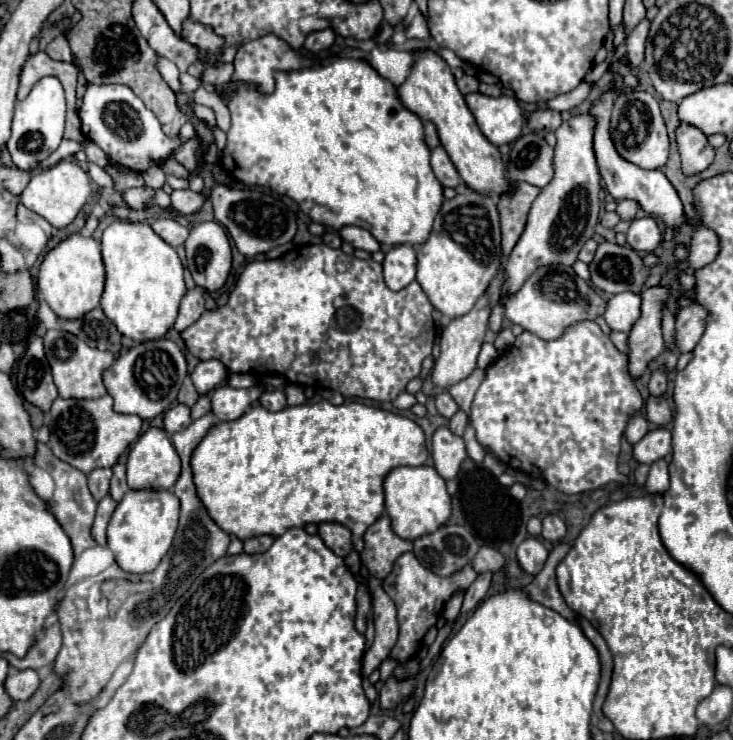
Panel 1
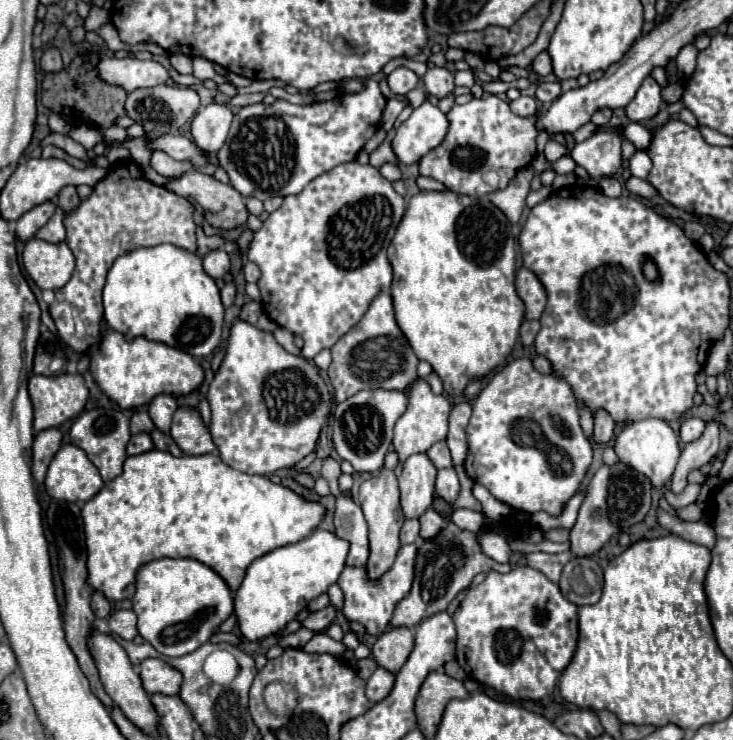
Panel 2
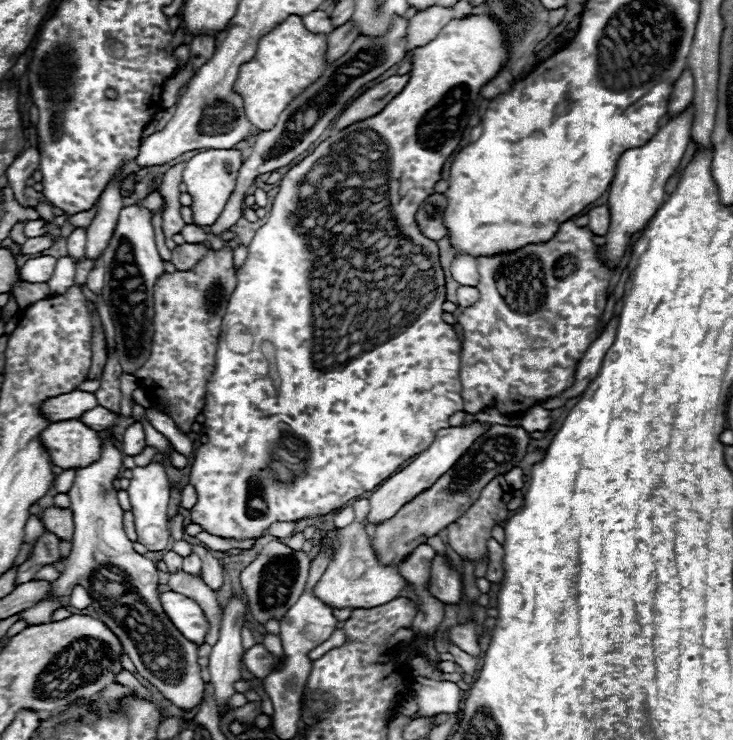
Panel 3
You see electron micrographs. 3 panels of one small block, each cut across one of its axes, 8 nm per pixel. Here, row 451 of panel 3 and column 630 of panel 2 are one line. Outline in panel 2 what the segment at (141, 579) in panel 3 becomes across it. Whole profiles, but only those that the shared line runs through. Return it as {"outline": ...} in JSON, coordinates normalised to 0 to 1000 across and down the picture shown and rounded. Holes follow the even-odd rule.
{"outline":[[[884,103],[870,119],[865,135],[851,149],[862,165],[879,165],[898,154],[900,141],[903,141],[903,122],[898,111],[889,103]]]}

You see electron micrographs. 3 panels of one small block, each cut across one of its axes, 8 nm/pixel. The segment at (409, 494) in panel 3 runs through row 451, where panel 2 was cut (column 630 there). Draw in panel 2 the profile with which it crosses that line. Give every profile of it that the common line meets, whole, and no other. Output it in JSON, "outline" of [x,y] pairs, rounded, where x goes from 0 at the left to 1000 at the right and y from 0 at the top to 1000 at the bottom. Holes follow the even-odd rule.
{"outline":[[[881,565],[873,570],[862,570],[859,576],[851,576],[840,589],[838,608],[849,627],[879,641],[889,651],[892,659],[903,659],[917,646],[920,632],[928,619],[922,586],[917,584],[917,578],[909,570],[903,570],[898,565]]]}

